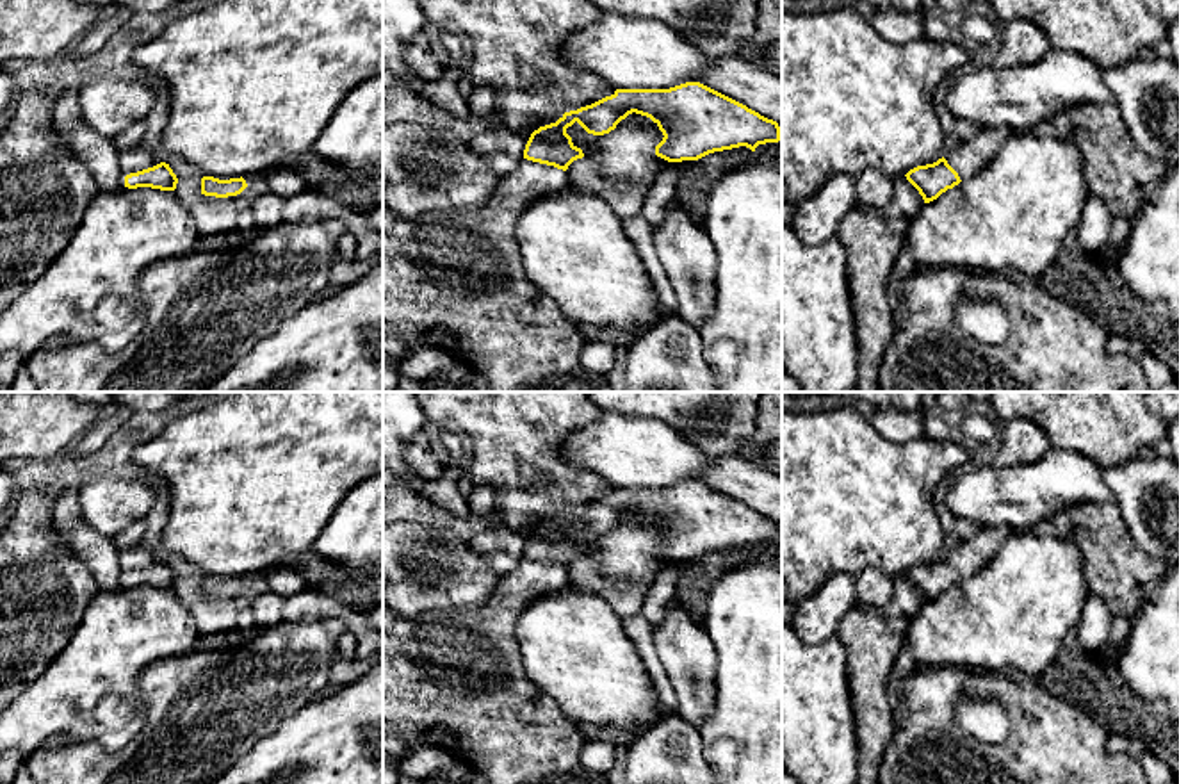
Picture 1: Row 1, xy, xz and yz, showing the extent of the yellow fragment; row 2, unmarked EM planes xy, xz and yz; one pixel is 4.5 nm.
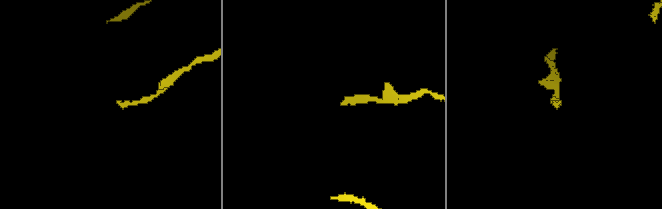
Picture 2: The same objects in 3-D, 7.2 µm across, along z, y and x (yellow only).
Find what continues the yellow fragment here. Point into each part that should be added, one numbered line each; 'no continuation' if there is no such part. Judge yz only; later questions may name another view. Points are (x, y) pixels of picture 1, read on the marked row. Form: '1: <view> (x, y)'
1: yz (971, 157)

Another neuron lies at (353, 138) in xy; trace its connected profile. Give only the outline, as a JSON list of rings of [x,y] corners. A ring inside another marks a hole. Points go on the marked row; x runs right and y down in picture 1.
[[[383,77],[365,80],[342,100],[312,151],[324,162],[342,166],[349,176],[372,180],[374,167],[383,160]]]

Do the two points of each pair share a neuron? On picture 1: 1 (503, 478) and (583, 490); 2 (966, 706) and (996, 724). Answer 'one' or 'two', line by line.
1: one
2: one

